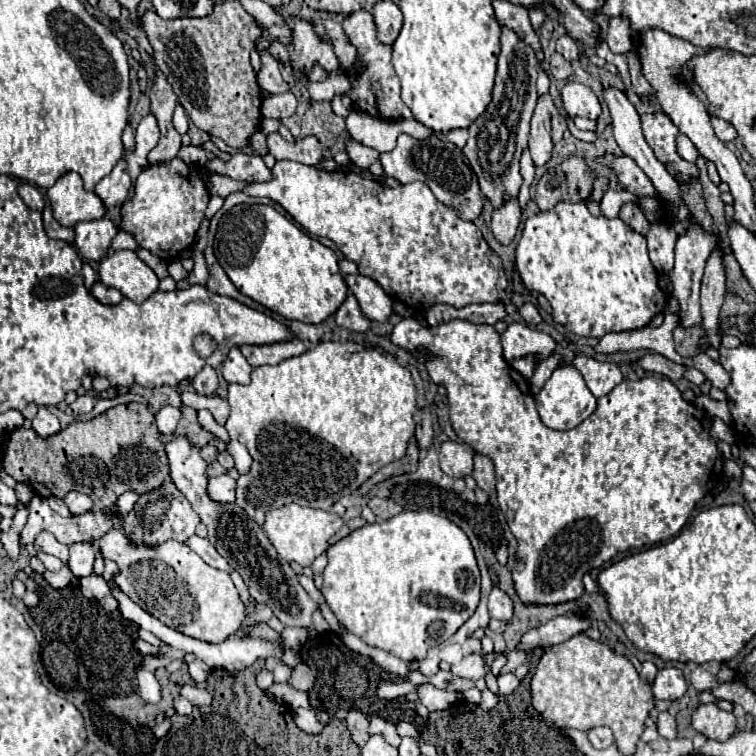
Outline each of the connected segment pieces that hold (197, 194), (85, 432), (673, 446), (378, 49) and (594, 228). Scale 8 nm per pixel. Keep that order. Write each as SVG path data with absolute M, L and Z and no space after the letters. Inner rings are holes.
M174 158L166 164L148 166L134 182L134 196L120 208L120 230L134 236L140 248L152 252L164 262L176 260L188 250L196 238L198 226L204 218L210 194L196 168Z
M120 404L88 422L72 422L62 428L58 436L50 438L36 436L32 428L16 428L4 448L4 470L16 482L24 482L36 492L44 488L58 498L64 498L70 490L80 492L80 486L84 486L82 492L86 492L98 508L108 508L126 488L136 494L160 488L170 476L164 446L174 436L176 434L164 436L158 432L154 413L146 404ZM86 476L90 478L88 490ZM126 476L132 486L126 486Z
M404 318L394 326L394 332L392 332L390 340L396 346L408 348L408 350L414 350L416 346L424 346L428 354L434 354L434 358L428 358L426 368L428 368L430 378L434 382L440 382L448 390L450 422L452 422L454 432L466 444L470 444L470 448L474 452L484 454L494 462L496 478L498 478L498 484L496 484L498 506L504 512L506 522L508 522L512 534L518 540L518 560L516 560L512 578L514 578L516 592L518 592L518 596L520 596L520 600L524 604L560 604L560 602L576 600L584 592L582 576L586 572L590 572L594 568L600 568L604 562L612 560L620 550L652 546L652 544L660 544L660 542L666 542L666 540L674 538L684 528L684 524L688 522L696 502L710 490L710 482L714 480L714 486L720 482L720 471L723 470L724 459L719 449L716 448L716 442L710 436L712 416L708 416L708 412L704 412L702 408L696 408L694 404L686 402L682 398L680 390L668 378L650 376L650 378L642 378L642 380L622 380L612 392L598 398L598 408L580 426L576 426L574 430L558 432L558 430L552 430L552 428L542 424L542 420L540 420L540 416L536 412L536 406L534 406L534 396L532 396L532 392L528 388L528 380L522 378L504 360L502 346L500 346L500 334L494 330L494 326L474 324L474 322L468 322L468 320L450 320L450 322L440 324L436 328L428 328L428 326L422 326L420 322L416 322L414 318Z
M354 12L354 14L350 14L342 22L342 28L344 28L344 34L348 36L348 42L356 48L356 52L360 56L360 64L362 64L362 70L356 72L356 76L348 76L350 90L346 92L346 96L352 98L352 110L366 112L374 118L392 120L392 122L412 120L410 108L406 108L406 104L400 98L400 82L398 82L398 78L394 74L394 68L390 64L392 46L378 40L376 24L372 20L372 12Z
M560 202L552 210L528 218L516 246L516 268L526 288L548 298L554 322L580 336L602 338L608 332L644 328L656 314L664 312L668 302L668 294L658 286L658 272L648 260L646 238L636 234L620 218L608 220L604 216L592 216L584 202Z

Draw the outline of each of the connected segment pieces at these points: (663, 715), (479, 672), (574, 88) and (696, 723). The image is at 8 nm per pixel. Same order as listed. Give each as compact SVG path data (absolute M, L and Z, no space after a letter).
M660 712L658 714L656 728L658 728L660 736L664 736L664 738L676 738L676 720L668 712Z
M490 652L490 654L470 654L470 656L464 656L460 664L452 666L452 672L456 676L462 676L462 678L470 678L470 680L478 680L486 674L486 670L492 666L492 662L496 660L496 652Z
M568 82L562 88L562 104L570 118L584 116L584 118L596 120L602 114L602 106L600 106L596 94L580 82Z
M700 704L694 714L692 714L692 728L698 730L702 736L710 738L710 740L728 740L734 732L736 732L736 716L732 712L724 712L720 710L716 704Z

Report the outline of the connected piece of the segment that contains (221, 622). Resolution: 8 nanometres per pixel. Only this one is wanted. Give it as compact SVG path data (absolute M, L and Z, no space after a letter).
M112 528L98 540L104 558L118 564L118 576L114 582L118 588L140 608L156 616L166 626L204 642L224 642L234 634L246 618L244 604L230 574L208 566L186 544L168 540L162 546L134 546L126 540L124 532Z

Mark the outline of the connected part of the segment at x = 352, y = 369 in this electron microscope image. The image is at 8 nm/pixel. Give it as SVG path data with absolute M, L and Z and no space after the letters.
M320 342L314 350L308 350L300 356L282 360L276 366L258 366L252 370L252 382L248 386L242 384L230 384L228 386L228 402L230 402L230 416L226 420L226 430L232 438L242 442L250 456L254 458L252 470L246 476L240 476L236 486L236 504L244 508L248 516L252 516L260 526L264 524L264 514L272 508L282 508L292 502L300 506L310 506L310 508L324 508L330 510L336 500L342 496L348 496L358 490L362 482L366 482L374 472L378 472L384 464L390 464L392 460L400 460L400 456L406 454L408 440L414 436L414 412L416 412L416 386L412 380L412 374L408 368L400 366L394 356L382 354L376 348L366 348L356 342Z

